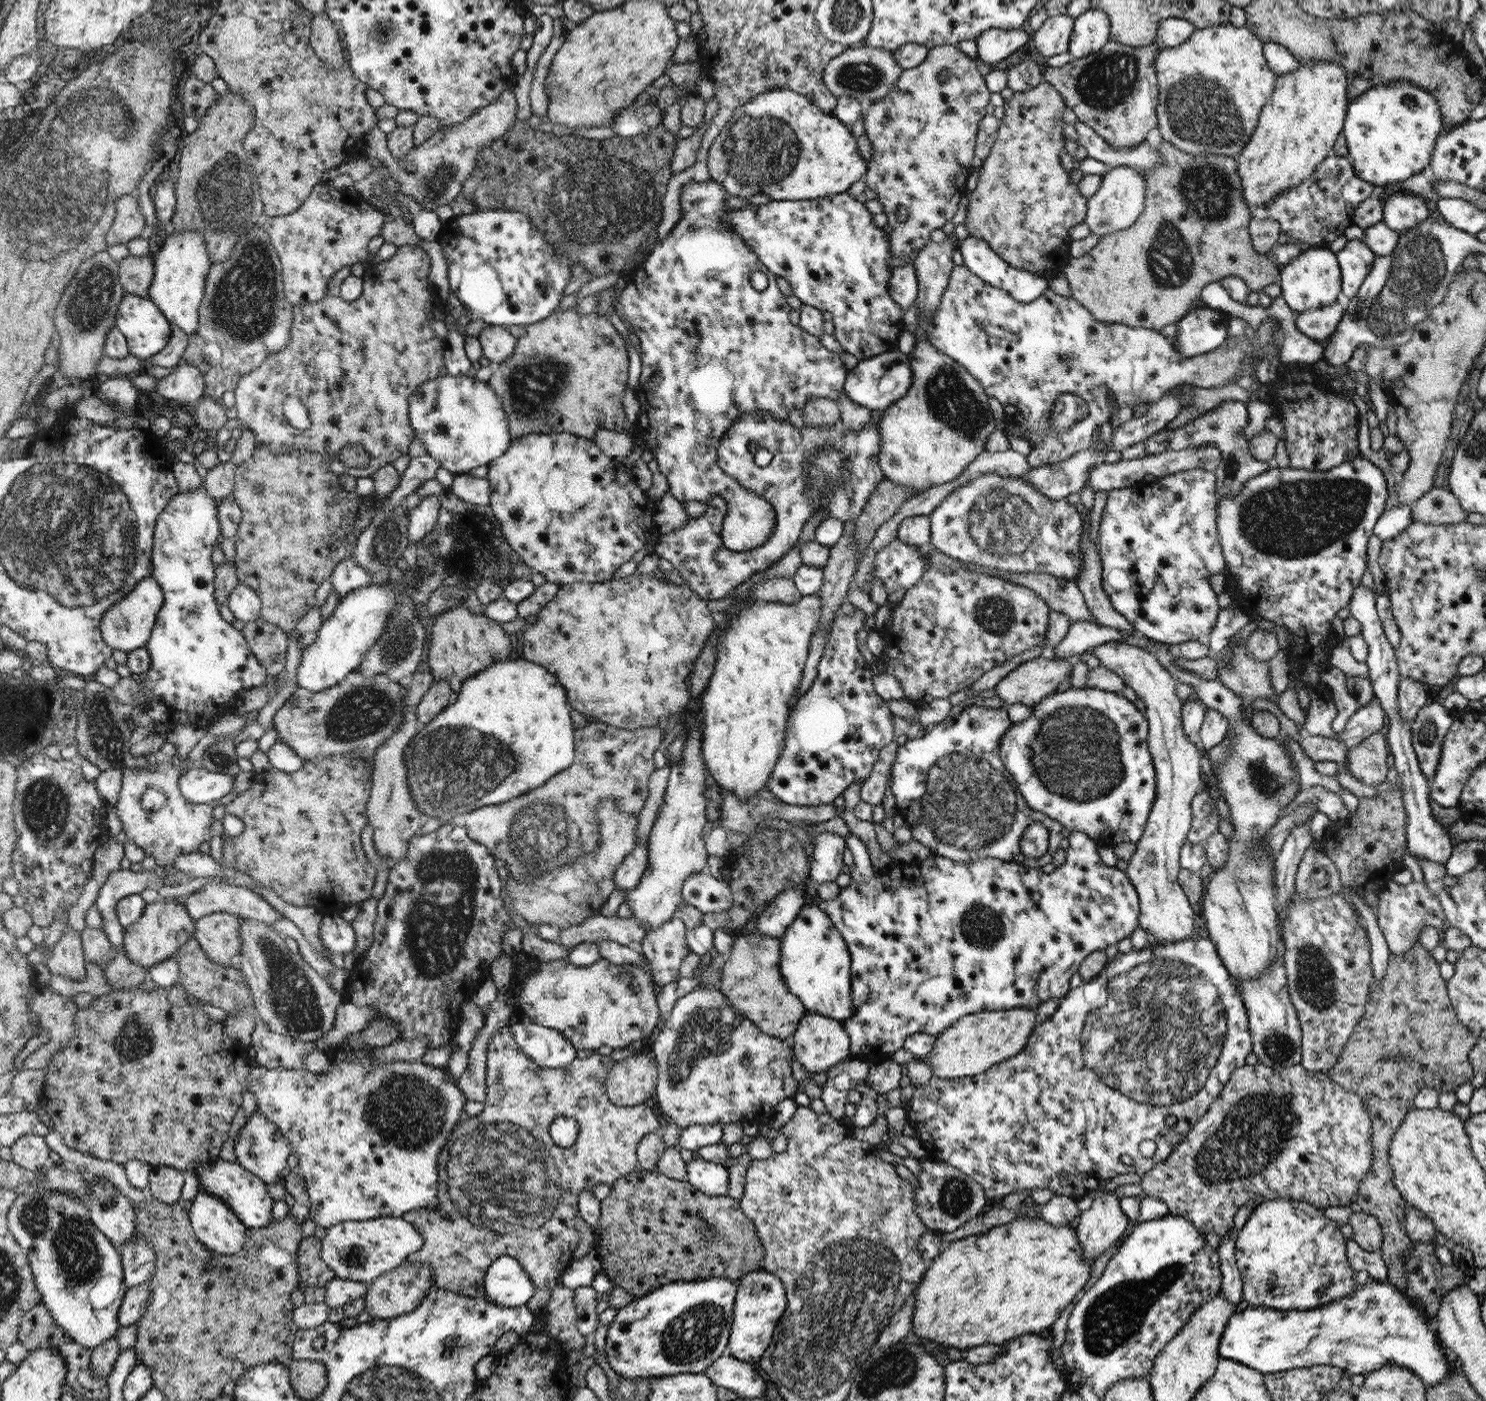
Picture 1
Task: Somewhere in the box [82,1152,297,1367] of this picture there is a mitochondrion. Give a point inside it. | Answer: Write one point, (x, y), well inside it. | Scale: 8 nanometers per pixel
(108, 1200)

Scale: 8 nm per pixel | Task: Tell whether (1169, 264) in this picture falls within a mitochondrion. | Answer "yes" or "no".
yes

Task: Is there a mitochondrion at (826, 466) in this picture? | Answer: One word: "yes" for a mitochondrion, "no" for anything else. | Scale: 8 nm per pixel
yes

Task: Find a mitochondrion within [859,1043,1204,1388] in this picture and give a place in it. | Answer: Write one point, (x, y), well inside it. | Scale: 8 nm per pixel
(1112, 1319)

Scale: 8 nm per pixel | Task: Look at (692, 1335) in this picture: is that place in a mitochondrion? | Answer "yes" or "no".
yes

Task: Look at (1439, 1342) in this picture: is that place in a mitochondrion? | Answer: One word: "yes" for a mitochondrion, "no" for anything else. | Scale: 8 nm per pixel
no

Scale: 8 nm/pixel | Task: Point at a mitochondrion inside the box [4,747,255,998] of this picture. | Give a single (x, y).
(45, 806)

